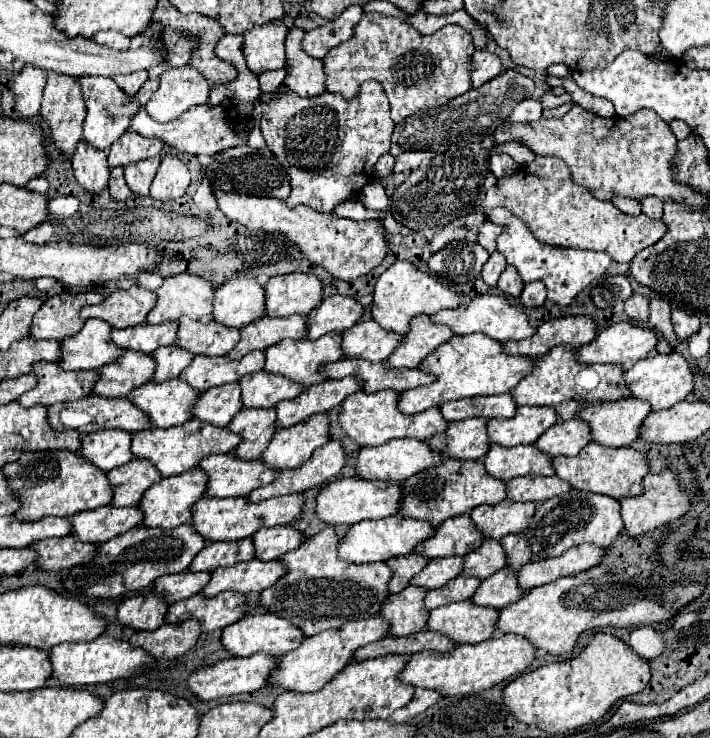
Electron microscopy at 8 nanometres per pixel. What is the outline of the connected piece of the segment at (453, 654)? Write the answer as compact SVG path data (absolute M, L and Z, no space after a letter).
M497 635L475 645L457 645L447 653L423 651L413 653L397 679L405 685L433 689L441 695L473 695L493 687L513 675L523 673L535 659L535 647L519 635Z

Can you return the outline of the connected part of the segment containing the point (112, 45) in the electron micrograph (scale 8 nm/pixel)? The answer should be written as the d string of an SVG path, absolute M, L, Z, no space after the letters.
M101 31L93 37L93 41L99 43L99 45L109 47L113 51L127 51L129 49L129 39L125 35L115 33L115 31Z

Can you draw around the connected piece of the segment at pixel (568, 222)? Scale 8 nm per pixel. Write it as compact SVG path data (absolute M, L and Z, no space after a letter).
M537 155L529 165L523 165L513 175L499 179L487 189L485 199L477 203L473 211L487 217L495 207L505 207L519 217L541 243L605 251L617 263L631 263L637 251L657 243L665 233L663 221L647 219L643 213L631 217L621 213L611 201L595 199L585 187L579 187L571 181L571 171L559 157L549 155Z

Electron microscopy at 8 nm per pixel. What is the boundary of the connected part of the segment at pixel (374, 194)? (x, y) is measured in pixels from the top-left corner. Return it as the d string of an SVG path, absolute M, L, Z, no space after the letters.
M375 179L371 183L367 183L367 187L363 187L363 191L359 193L359 199L363 201L365 207L381 211L389 207L389 197L385 193L385 187Z

